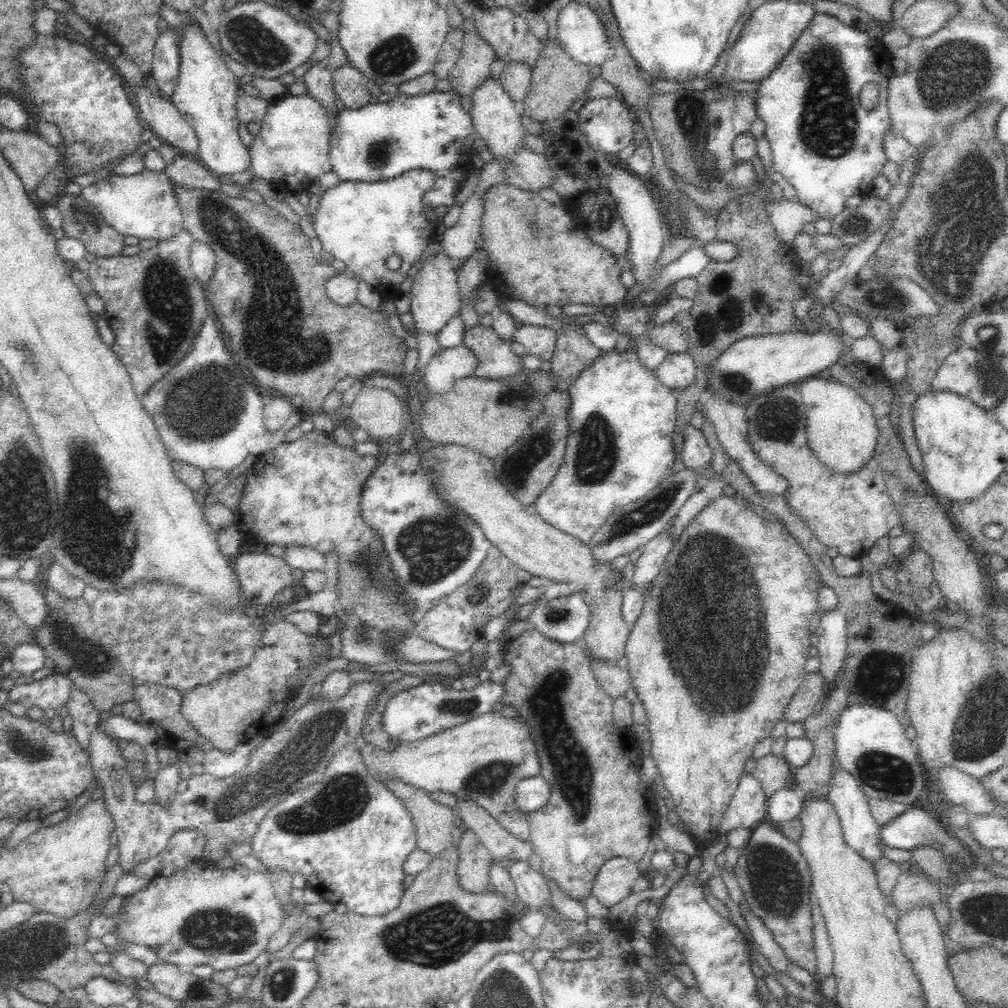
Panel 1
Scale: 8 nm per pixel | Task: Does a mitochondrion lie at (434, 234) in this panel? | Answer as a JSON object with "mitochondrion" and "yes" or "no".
{"mitochondrion":"no"}

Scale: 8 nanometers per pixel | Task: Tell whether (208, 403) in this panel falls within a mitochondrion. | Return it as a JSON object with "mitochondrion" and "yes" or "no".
{"mitochondrion":"yes"}

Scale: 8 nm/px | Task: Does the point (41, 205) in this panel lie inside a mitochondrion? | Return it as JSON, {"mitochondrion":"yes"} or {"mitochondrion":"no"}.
{"mitochondrion":"no"}

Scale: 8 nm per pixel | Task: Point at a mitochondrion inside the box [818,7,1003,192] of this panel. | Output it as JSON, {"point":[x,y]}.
{"point":[942,88]}

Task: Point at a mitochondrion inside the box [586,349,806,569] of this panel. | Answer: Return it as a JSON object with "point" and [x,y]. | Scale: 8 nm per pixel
{"point":[651,509]}

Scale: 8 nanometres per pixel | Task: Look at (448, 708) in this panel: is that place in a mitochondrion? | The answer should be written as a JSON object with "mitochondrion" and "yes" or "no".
{"mitochondrion":"yes"}

